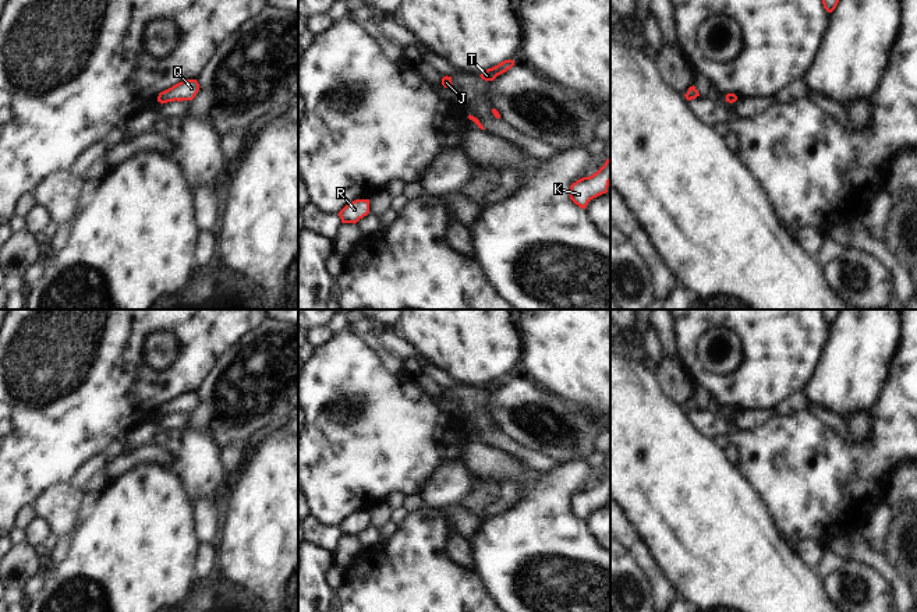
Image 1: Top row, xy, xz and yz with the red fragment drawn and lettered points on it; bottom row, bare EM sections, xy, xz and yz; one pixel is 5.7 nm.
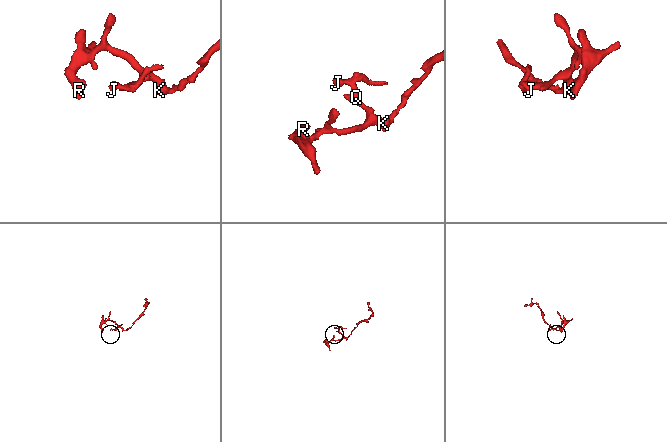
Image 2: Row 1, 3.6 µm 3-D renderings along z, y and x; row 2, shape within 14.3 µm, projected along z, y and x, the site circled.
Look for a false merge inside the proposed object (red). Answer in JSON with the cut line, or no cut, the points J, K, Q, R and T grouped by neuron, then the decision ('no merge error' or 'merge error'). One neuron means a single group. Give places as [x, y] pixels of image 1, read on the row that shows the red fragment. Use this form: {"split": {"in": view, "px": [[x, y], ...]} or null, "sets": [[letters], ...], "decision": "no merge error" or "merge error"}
{"split": null, "sets": [["J", "K", "Q", "R", "T"]], "decision": "no merge error"}

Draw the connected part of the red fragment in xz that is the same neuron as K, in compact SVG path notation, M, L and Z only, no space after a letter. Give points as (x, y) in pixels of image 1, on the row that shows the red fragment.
M610 158L590 177L583 177L570 185L570 199L585 209L588 202L608 192L610 183Z

